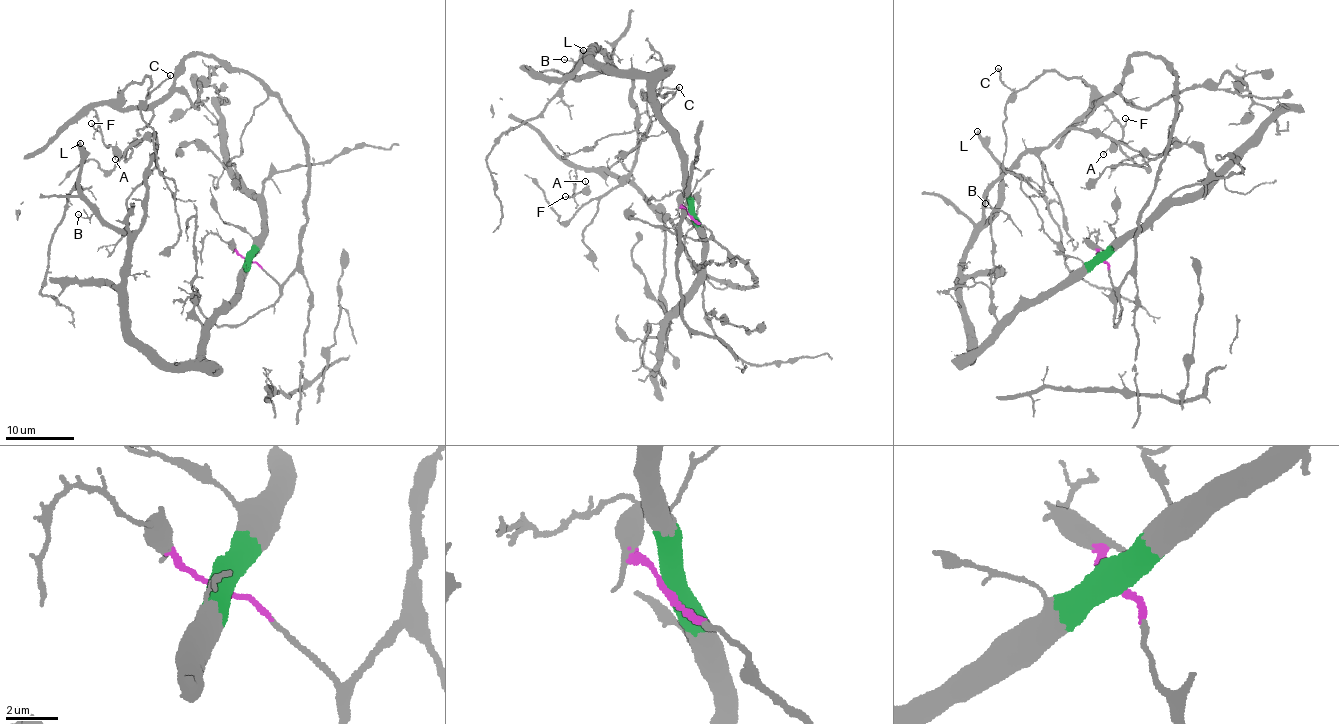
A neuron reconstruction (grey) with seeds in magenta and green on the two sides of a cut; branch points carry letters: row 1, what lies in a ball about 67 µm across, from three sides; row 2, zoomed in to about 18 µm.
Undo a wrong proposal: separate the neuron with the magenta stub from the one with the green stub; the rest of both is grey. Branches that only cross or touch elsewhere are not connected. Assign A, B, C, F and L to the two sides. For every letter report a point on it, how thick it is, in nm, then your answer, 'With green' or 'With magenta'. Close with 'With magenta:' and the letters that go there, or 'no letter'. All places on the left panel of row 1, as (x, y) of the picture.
A: Place: (115, 159). Thickness 110 nm. With magenta
B: Place: (78, 214). Thickness 70 nm. With green
C: Place: (170, 75). Thickness 200 nm. With magenta
F: Place: (91, 123). Thickness 120 nm. With magenta
L: Place: (80, 143). Thickness 460 nm. With green
With magenta: A, C, F

